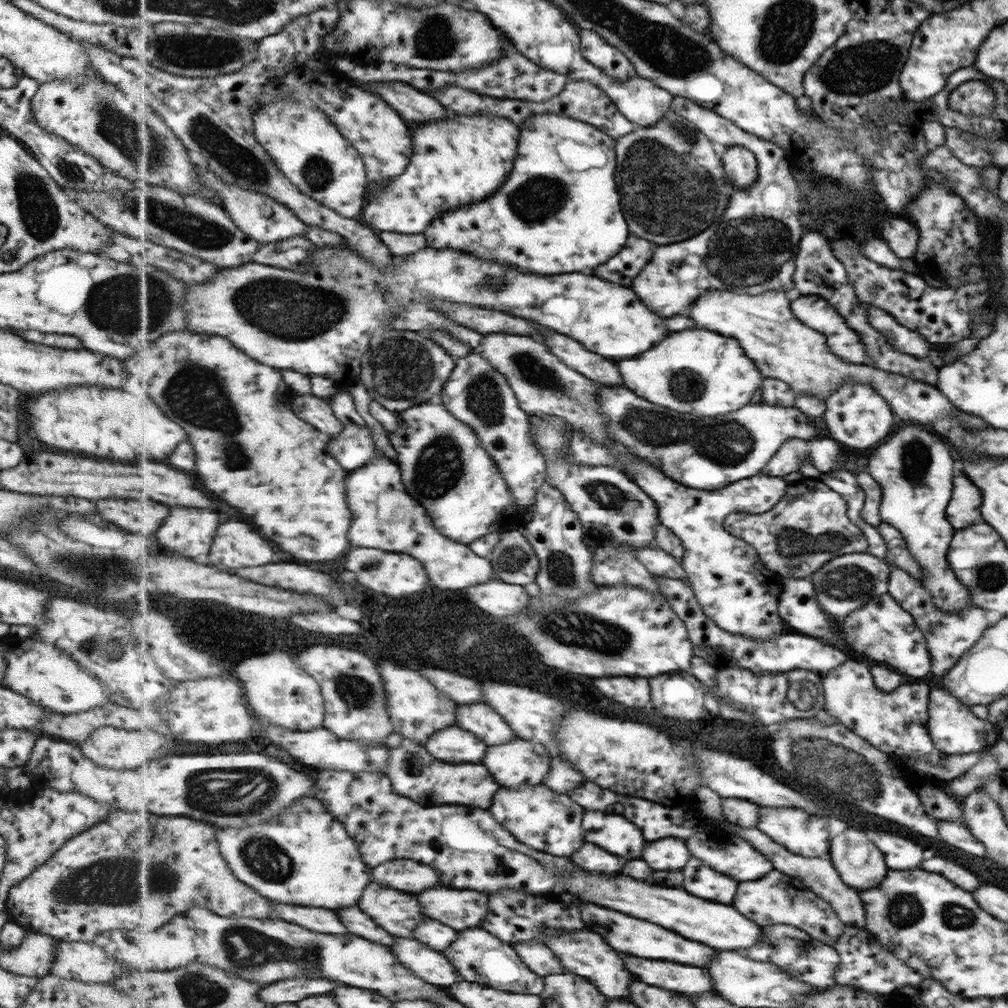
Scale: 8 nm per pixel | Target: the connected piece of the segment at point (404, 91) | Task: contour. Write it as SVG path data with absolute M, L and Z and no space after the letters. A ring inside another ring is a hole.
M355 81L363 87L363 84L374 93L379 93L393 108L399 108L399 112L405 120L415 120L419 124L427 124L433 120L447 120L449 110L433 100L429 94L423 94L415 90L413 86L403 82L360 82Z

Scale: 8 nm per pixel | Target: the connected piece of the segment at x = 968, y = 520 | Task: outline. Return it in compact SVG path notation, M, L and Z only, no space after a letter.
M959 472L954 476L953 495L945 513L955 529L962 529L983 522L979 514L981 496L979 496L979 490L965 476L957 476L957 474Z

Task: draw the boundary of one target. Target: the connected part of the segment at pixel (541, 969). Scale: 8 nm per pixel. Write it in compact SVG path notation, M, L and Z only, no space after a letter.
M523 941L514 943L514 949L522 957L522 961L539 976L555 973L567 973L556 954L543 942Z

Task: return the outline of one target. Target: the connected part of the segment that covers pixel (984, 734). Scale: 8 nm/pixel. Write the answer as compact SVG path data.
M936 687L930 692L928 699L929 708L929 733L931 740L942 753L947 755L969 754L969 752L981 752L986 747L992 746L999 736L998 730L993 730L993 724L987 720L981 720L970 711L970 708L961 704L949 692Z

